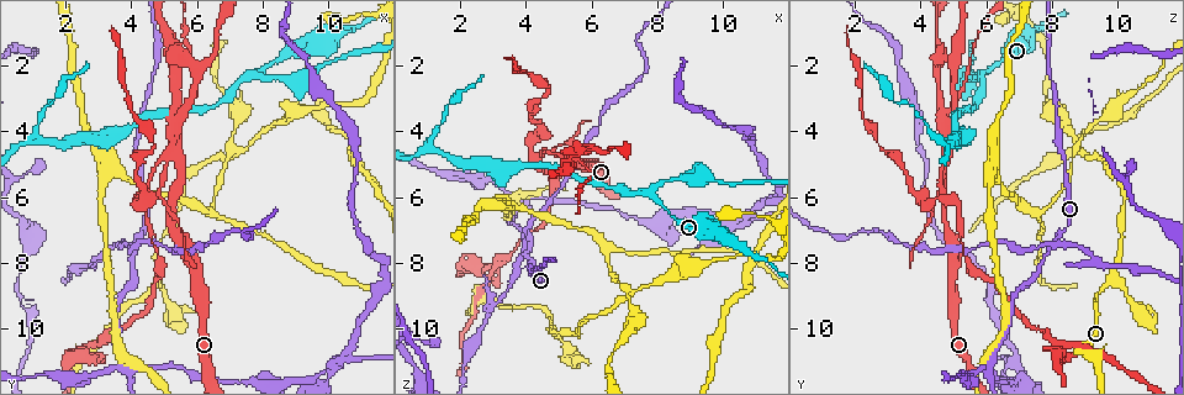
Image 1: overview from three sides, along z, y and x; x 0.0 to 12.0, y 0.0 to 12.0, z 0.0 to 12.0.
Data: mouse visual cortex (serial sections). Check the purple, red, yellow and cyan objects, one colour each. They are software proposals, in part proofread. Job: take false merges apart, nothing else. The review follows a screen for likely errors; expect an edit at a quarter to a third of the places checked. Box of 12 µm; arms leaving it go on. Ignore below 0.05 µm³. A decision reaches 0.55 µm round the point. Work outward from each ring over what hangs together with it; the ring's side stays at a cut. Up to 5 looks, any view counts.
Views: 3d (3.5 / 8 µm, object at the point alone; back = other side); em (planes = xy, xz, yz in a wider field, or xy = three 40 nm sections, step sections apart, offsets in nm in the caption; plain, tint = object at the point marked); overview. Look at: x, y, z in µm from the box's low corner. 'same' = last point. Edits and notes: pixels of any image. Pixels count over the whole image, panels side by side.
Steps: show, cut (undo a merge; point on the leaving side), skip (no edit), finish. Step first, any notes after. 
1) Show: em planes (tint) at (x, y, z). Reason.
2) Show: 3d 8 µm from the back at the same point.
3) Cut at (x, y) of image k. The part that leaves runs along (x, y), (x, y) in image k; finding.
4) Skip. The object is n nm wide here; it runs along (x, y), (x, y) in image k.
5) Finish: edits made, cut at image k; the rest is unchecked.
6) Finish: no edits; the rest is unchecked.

Show: 3d 3.5 µm at (4.7, 4.4, 2.6). Narrows sharply.

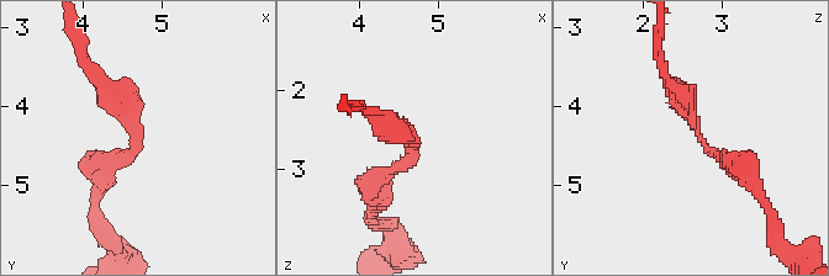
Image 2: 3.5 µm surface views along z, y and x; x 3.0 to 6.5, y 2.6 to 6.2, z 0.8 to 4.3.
Show: em xy step 2 (tint) at (4.70, 4.35, 2.65). Now the EM.

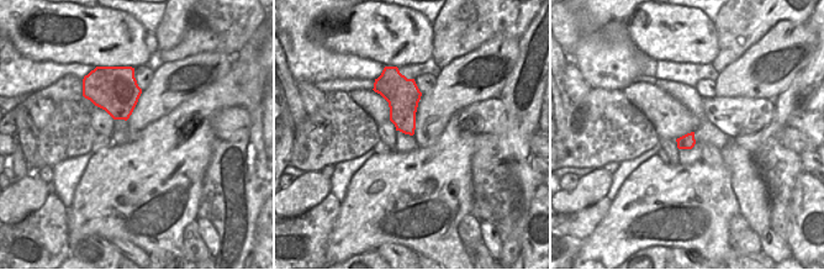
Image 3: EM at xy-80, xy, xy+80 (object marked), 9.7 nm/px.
Show: em xy step 3 (tint) at the same point. Another direction.

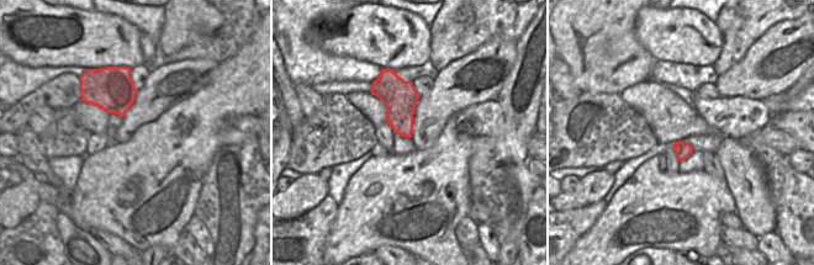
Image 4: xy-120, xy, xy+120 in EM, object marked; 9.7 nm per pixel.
Skip. The object is 260 nm wide here; it runs along (745, 175), (701, 141), (664, 73) in image 2; all the same cell.

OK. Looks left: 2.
Show: 3d 3.5 µm from the back at (4.0, 7.7, 7.8). Looks like a crossing.

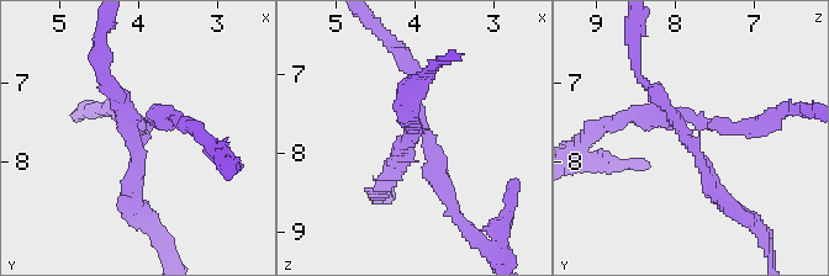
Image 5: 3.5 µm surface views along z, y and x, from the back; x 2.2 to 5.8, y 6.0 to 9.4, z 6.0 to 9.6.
Show: em planes (tint) at (4.00, 7.80, 7.75). 4 arms meet here; the arms are 150, 150, 200, 250 nm wide; now the EM.

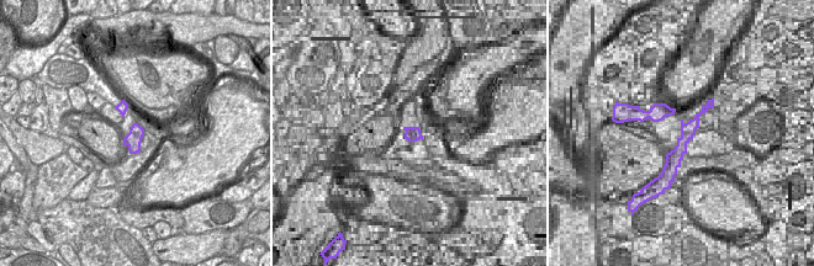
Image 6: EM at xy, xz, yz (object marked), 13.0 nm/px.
Cut at (659, 115) of image 5. The part that leaves runs along (698, 138), (701, 122), (749, 131), (787, 107) in image 5; a second cell is stuck on.

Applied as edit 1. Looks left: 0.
Finish: edits made, cut at image 5; the rest is unchecked.

